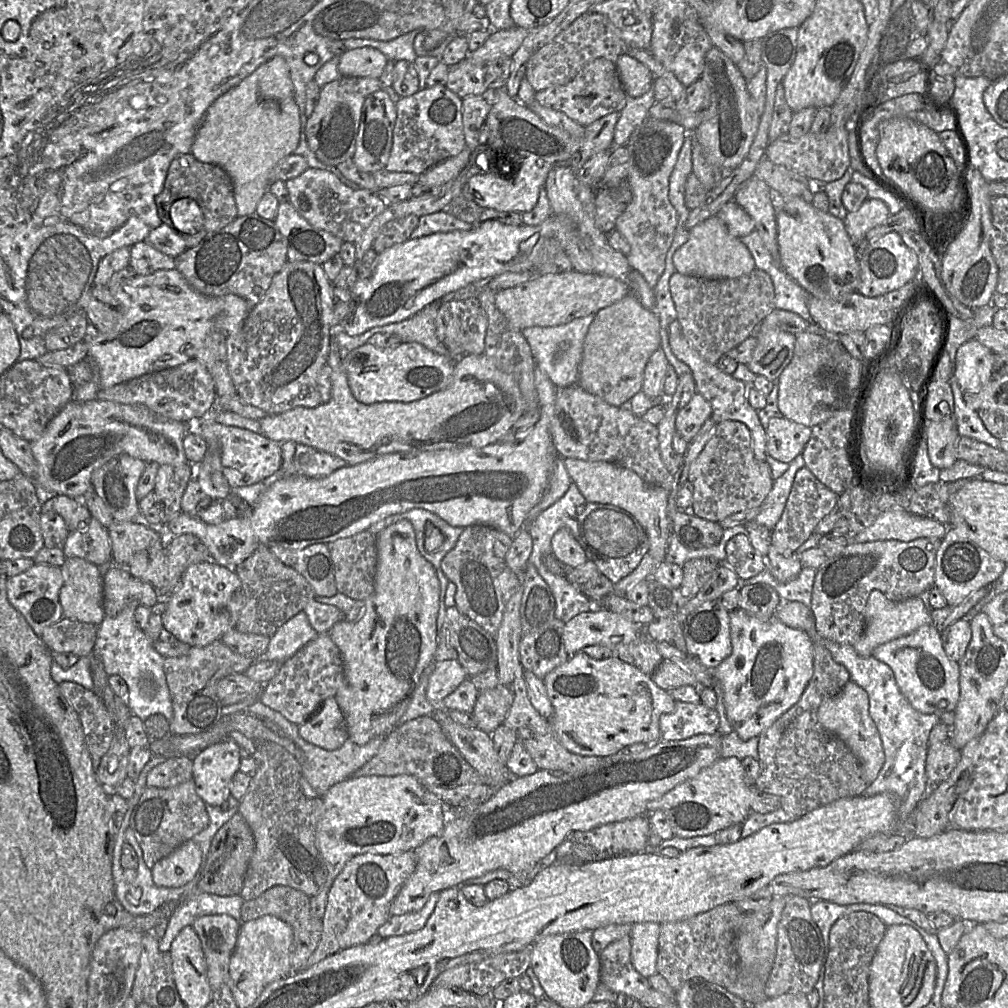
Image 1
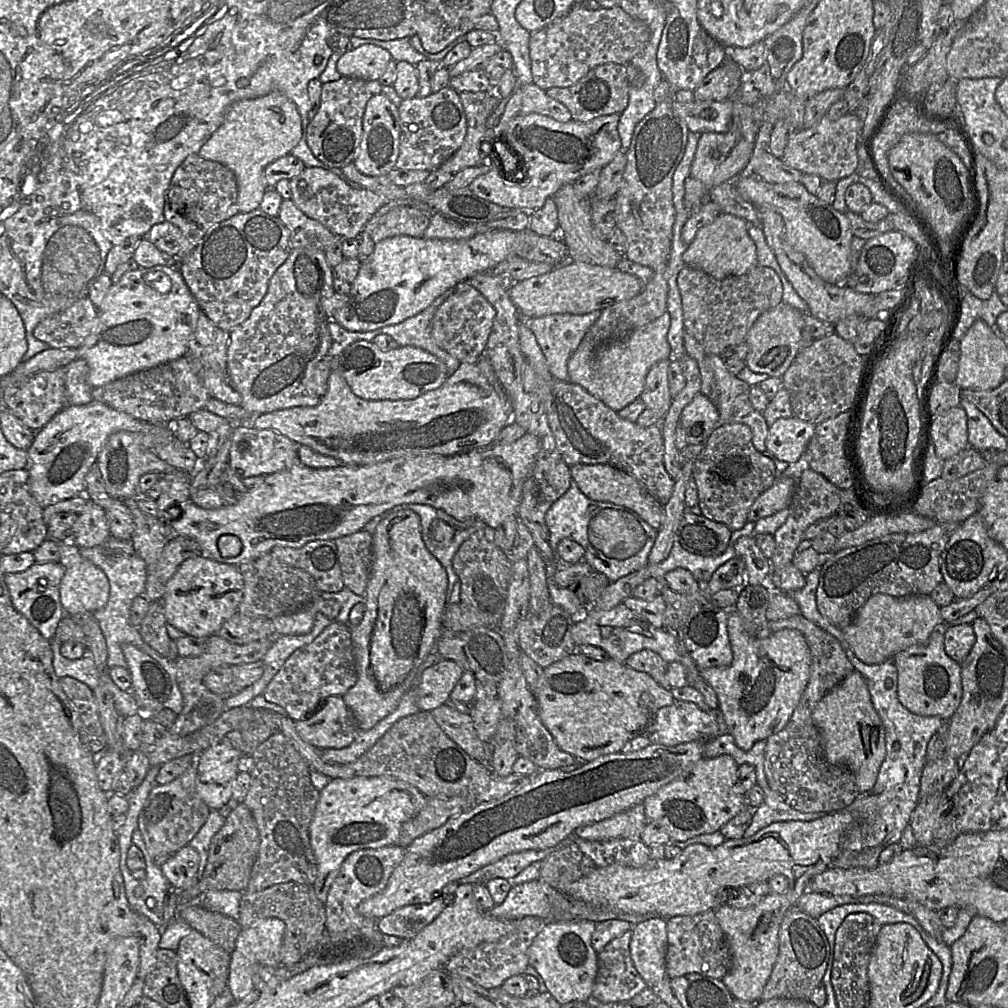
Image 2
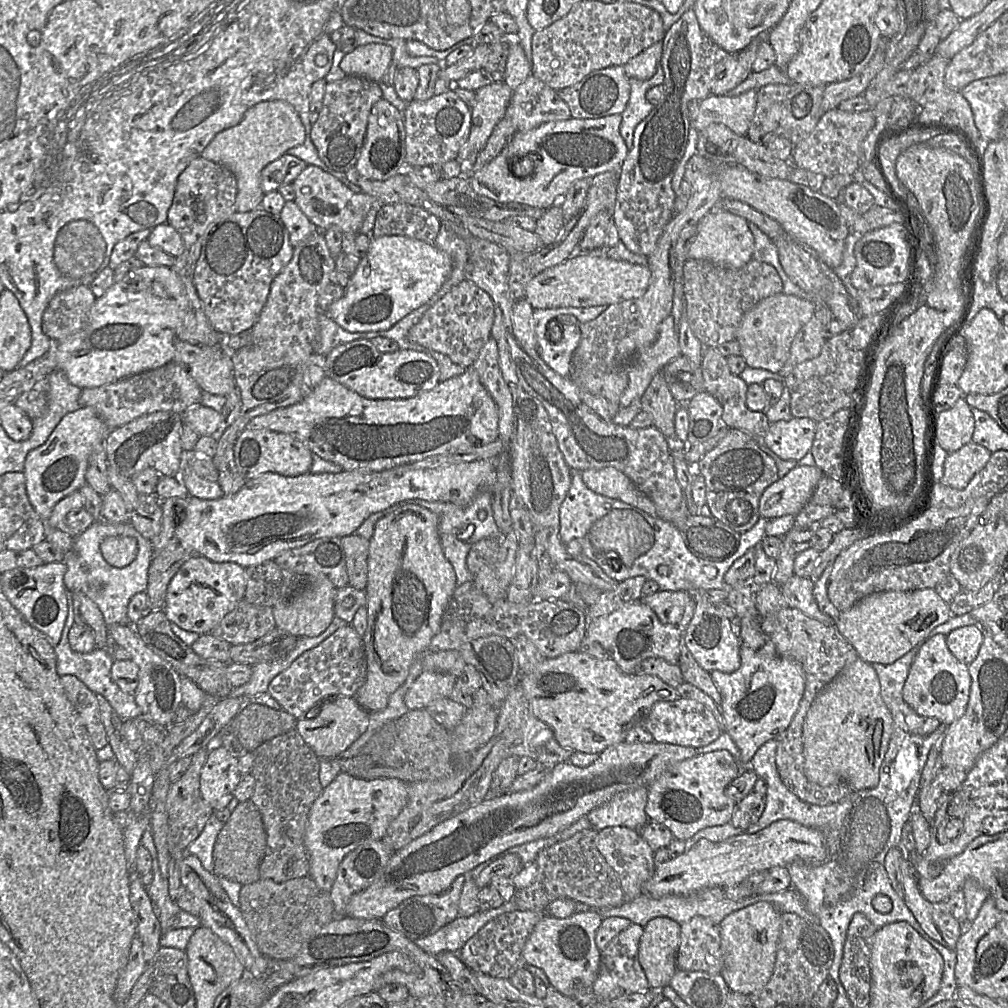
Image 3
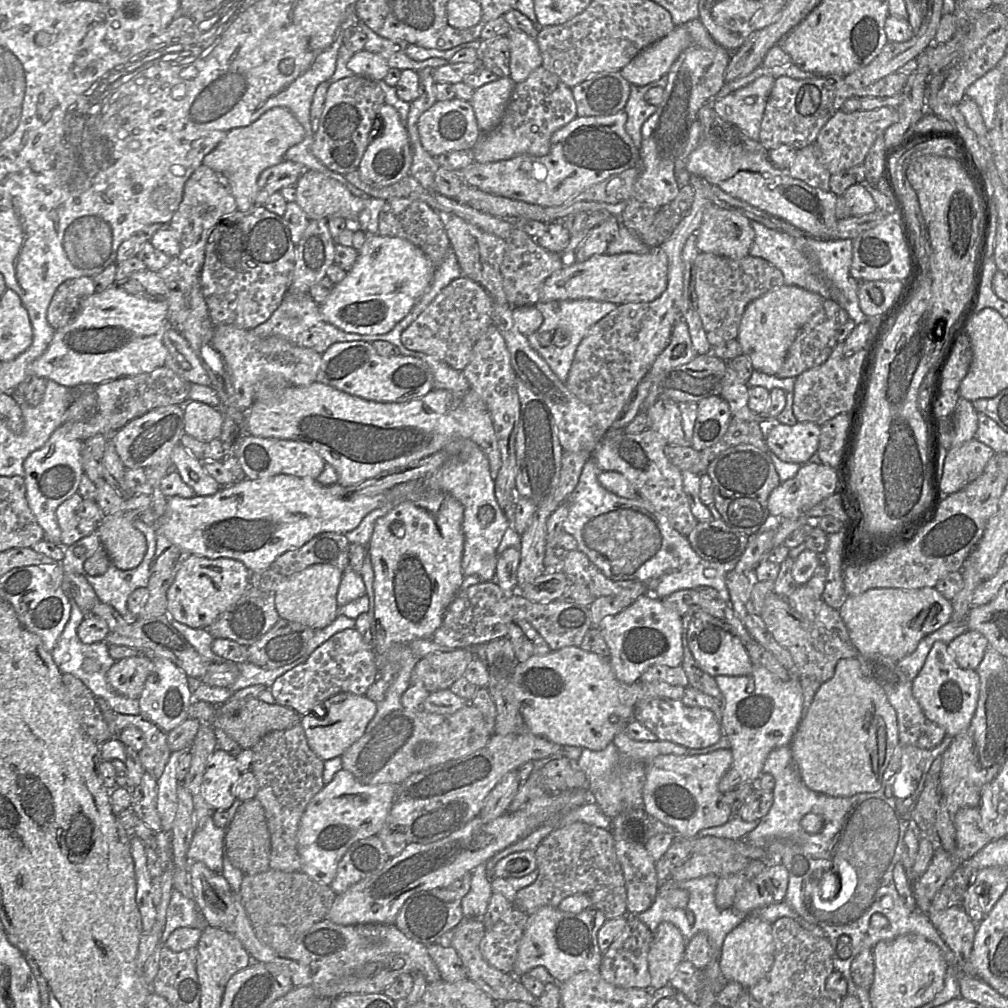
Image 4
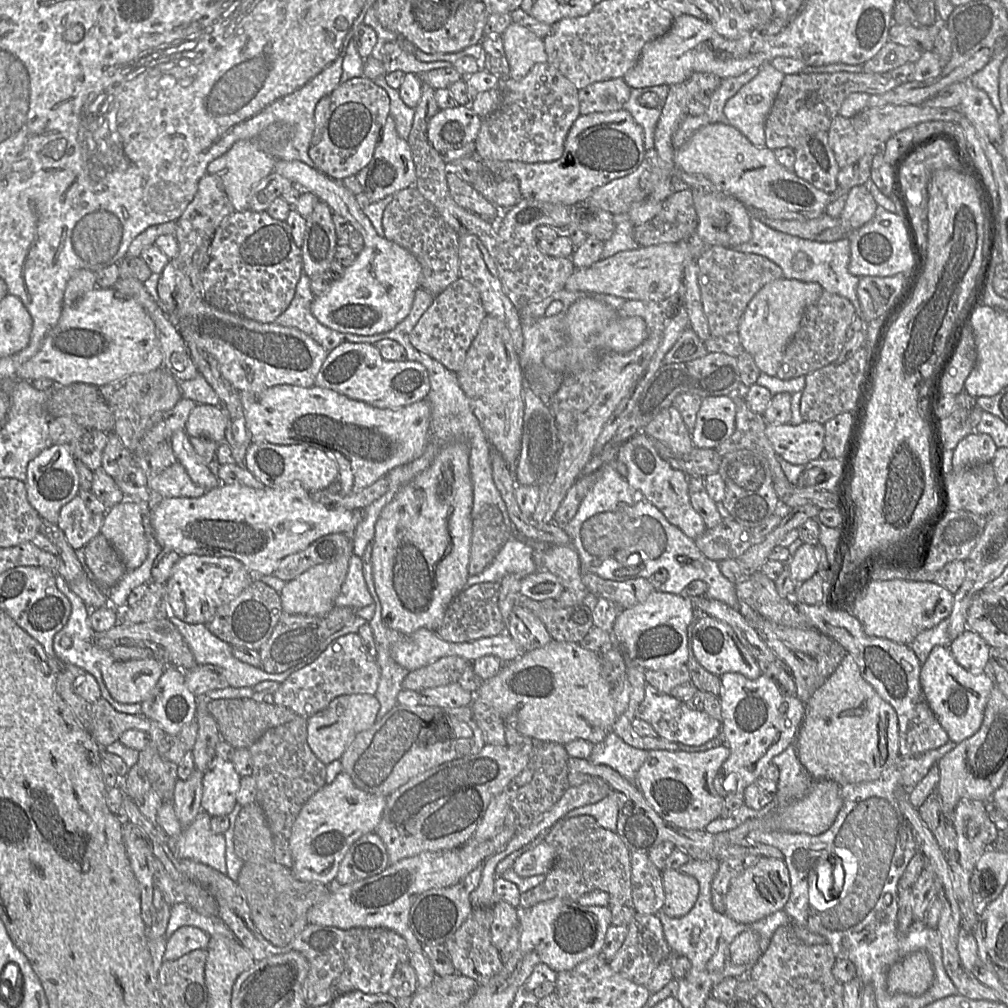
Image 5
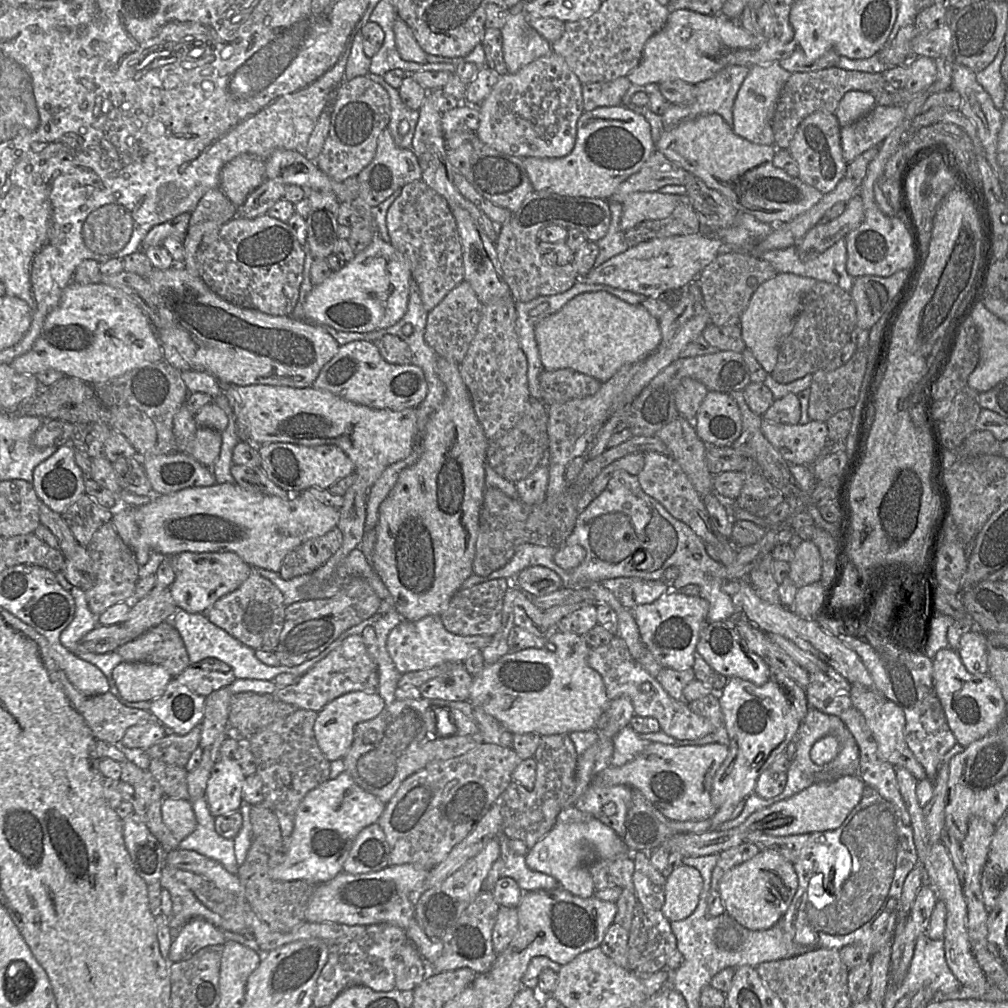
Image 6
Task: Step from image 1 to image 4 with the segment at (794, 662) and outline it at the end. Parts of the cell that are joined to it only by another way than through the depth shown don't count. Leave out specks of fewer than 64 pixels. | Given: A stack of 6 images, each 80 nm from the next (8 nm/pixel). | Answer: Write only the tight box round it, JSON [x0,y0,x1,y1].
[715,666,803,793]

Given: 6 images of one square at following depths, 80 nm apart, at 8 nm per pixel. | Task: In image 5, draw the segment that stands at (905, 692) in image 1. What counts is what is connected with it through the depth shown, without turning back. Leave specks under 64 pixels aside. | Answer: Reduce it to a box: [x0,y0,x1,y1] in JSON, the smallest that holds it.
[920,646,995,744]

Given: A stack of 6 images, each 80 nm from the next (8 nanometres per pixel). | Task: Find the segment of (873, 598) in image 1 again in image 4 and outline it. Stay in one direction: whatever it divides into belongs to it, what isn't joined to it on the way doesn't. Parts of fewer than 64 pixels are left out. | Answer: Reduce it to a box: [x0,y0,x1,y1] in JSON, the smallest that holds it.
[838,587,952,661]

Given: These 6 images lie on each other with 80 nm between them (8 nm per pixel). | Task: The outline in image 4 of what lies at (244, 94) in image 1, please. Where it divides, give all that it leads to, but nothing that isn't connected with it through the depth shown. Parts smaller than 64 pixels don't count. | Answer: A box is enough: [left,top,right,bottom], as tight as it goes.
[203,107,305,211]

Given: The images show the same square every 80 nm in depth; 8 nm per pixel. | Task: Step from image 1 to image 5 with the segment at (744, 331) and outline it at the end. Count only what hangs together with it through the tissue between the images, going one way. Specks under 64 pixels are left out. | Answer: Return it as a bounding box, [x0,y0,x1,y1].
[697,246,783,336]

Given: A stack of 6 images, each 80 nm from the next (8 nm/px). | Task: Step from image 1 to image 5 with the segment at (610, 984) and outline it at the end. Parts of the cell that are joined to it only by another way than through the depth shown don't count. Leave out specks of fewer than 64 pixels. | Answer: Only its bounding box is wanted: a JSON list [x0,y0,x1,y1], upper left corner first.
[608,912,672,986]

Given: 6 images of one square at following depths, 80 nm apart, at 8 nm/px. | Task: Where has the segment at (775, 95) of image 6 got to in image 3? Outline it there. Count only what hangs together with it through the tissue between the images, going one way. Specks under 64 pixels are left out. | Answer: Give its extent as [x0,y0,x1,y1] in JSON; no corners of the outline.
[688,90,758,136]

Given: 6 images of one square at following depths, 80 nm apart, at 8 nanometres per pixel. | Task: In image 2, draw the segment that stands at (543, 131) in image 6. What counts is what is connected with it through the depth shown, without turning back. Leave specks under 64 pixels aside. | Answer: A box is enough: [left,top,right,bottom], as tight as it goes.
[520,84,572,123]

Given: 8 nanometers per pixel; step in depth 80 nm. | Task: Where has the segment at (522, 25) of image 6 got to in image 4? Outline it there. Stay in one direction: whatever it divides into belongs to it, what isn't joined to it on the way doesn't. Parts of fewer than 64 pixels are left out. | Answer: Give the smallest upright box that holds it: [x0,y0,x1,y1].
[506,29,542,84]

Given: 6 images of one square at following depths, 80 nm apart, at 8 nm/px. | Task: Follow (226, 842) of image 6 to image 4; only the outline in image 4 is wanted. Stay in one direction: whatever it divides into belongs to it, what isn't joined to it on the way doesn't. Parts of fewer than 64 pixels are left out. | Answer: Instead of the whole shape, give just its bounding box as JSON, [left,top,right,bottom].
[187,816,226,874]

